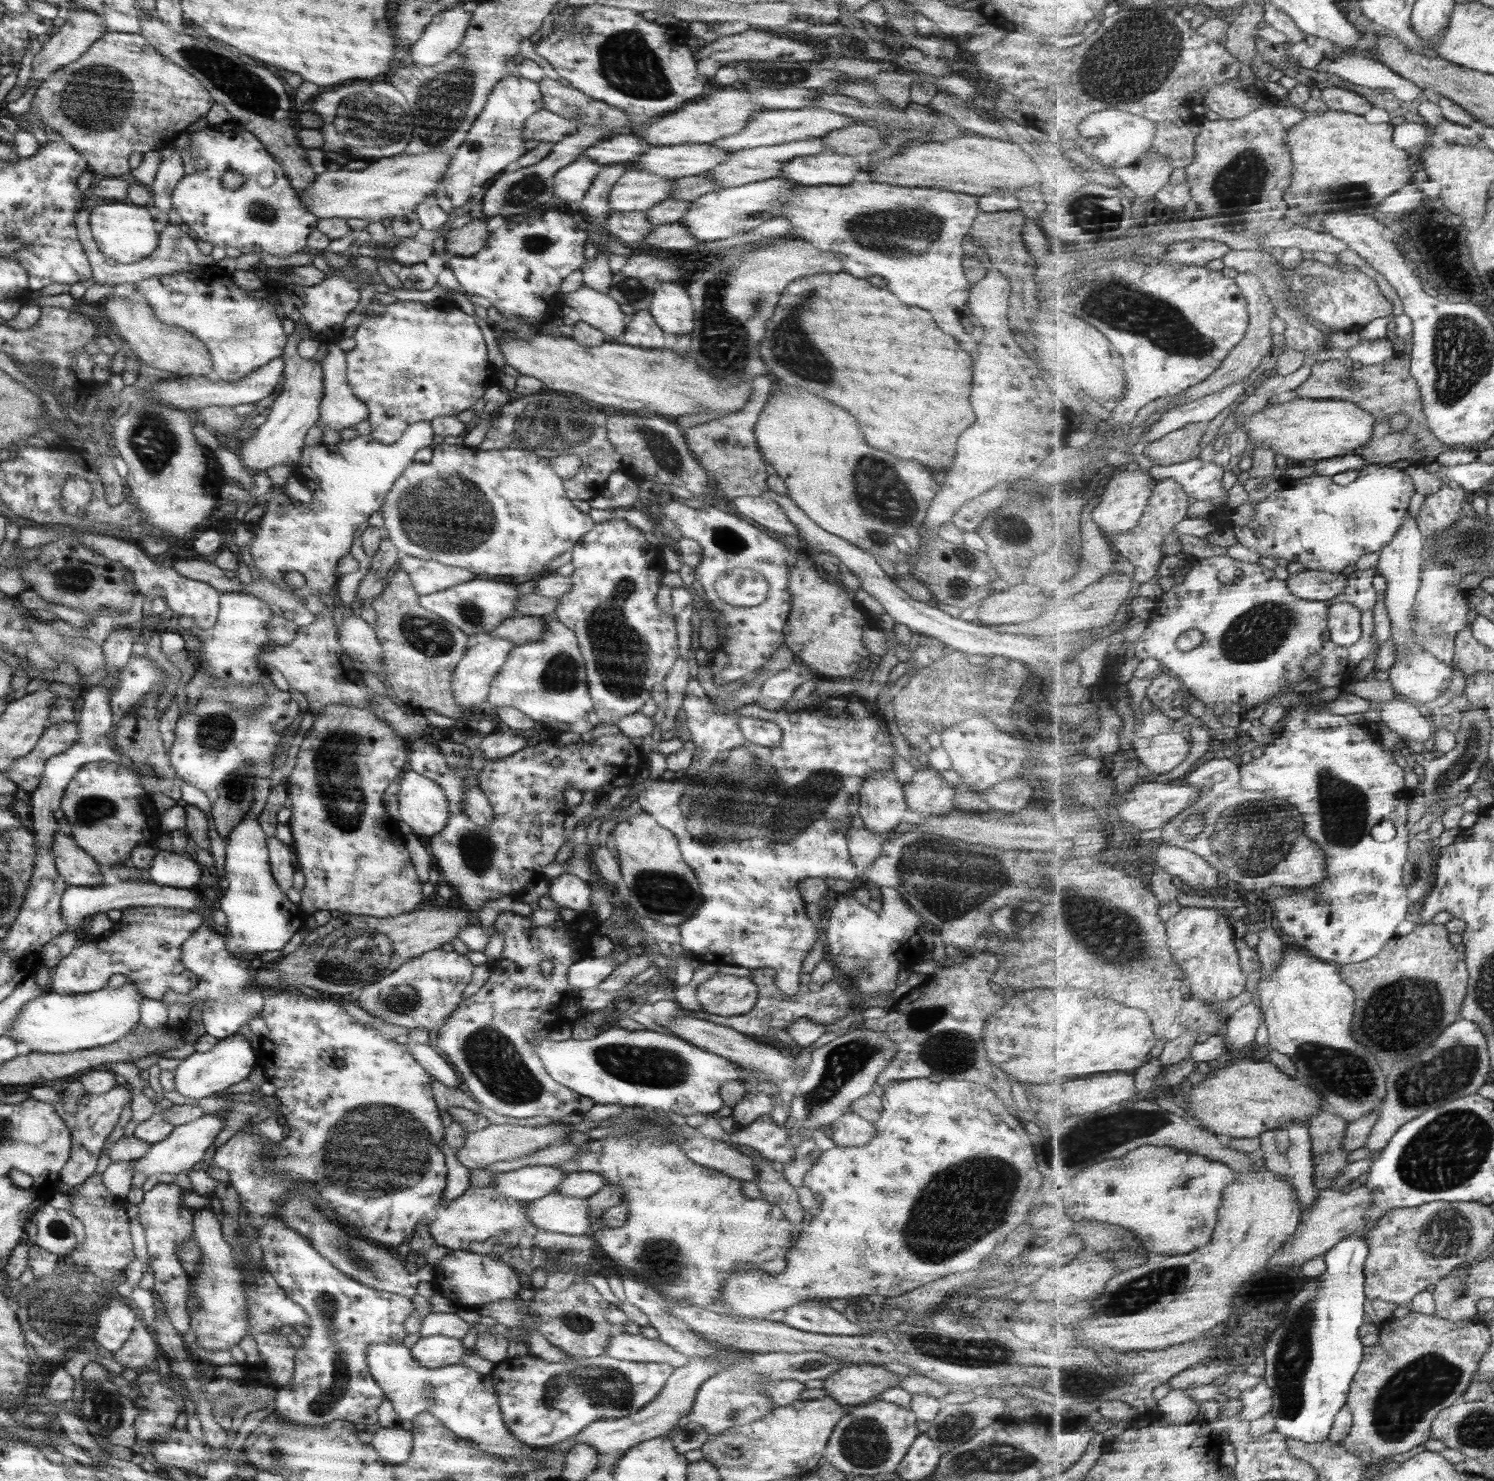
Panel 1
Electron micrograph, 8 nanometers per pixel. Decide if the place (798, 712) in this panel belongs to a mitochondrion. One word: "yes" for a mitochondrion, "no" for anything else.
no

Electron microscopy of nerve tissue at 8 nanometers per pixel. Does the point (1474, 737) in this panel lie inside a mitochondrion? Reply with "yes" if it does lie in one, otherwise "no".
yes

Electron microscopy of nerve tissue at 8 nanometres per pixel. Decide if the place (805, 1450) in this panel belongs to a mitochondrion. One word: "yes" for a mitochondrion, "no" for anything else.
no

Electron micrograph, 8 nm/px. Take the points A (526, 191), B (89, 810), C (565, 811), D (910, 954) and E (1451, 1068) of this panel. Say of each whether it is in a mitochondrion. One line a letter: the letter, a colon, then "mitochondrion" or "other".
A: mitochondrion
B: mitochondrion
C: other
D: other
E: mitochondrion

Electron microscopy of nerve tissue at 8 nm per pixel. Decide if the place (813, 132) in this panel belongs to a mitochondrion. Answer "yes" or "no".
no

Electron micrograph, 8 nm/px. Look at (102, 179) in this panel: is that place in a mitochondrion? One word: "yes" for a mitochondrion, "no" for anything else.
no

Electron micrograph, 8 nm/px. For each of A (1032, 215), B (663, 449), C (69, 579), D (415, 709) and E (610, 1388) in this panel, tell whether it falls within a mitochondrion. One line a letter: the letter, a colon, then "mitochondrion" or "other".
A: other
B: mitochondrion
C: mitochondrion
D: other
E: mitochondrion

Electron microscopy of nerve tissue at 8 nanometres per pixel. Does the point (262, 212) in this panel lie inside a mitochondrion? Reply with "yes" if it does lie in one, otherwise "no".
yes

